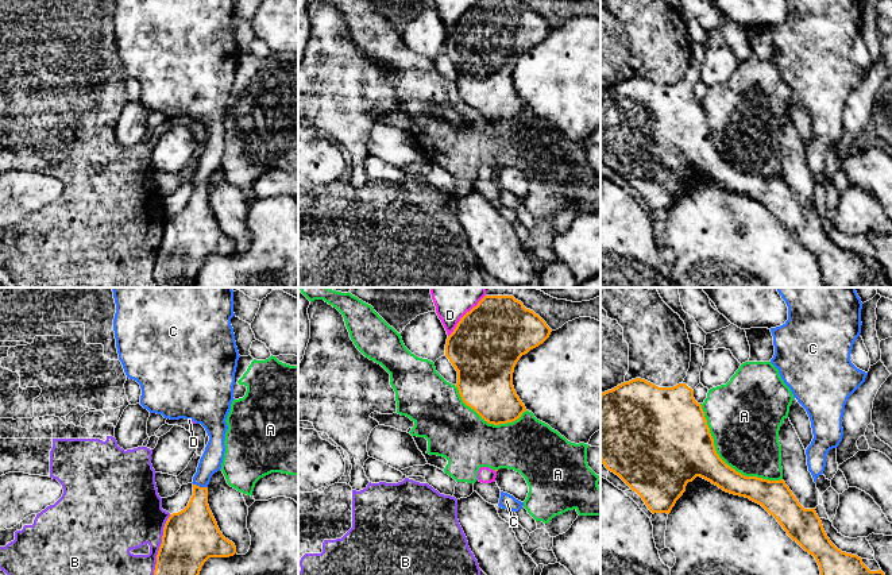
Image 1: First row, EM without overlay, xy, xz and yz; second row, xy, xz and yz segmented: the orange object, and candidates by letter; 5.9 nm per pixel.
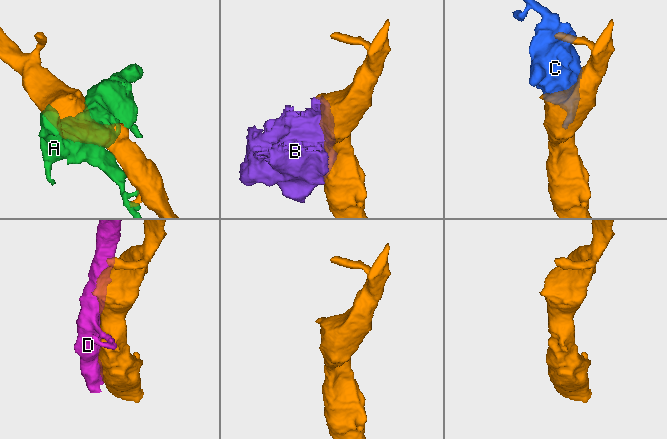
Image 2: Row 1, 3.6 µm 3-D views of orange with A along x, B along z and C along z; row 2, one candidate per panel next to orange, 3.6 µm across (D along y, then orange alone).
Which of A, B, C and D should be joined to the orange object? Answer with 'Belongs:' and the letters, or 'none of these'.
Belongs: C

